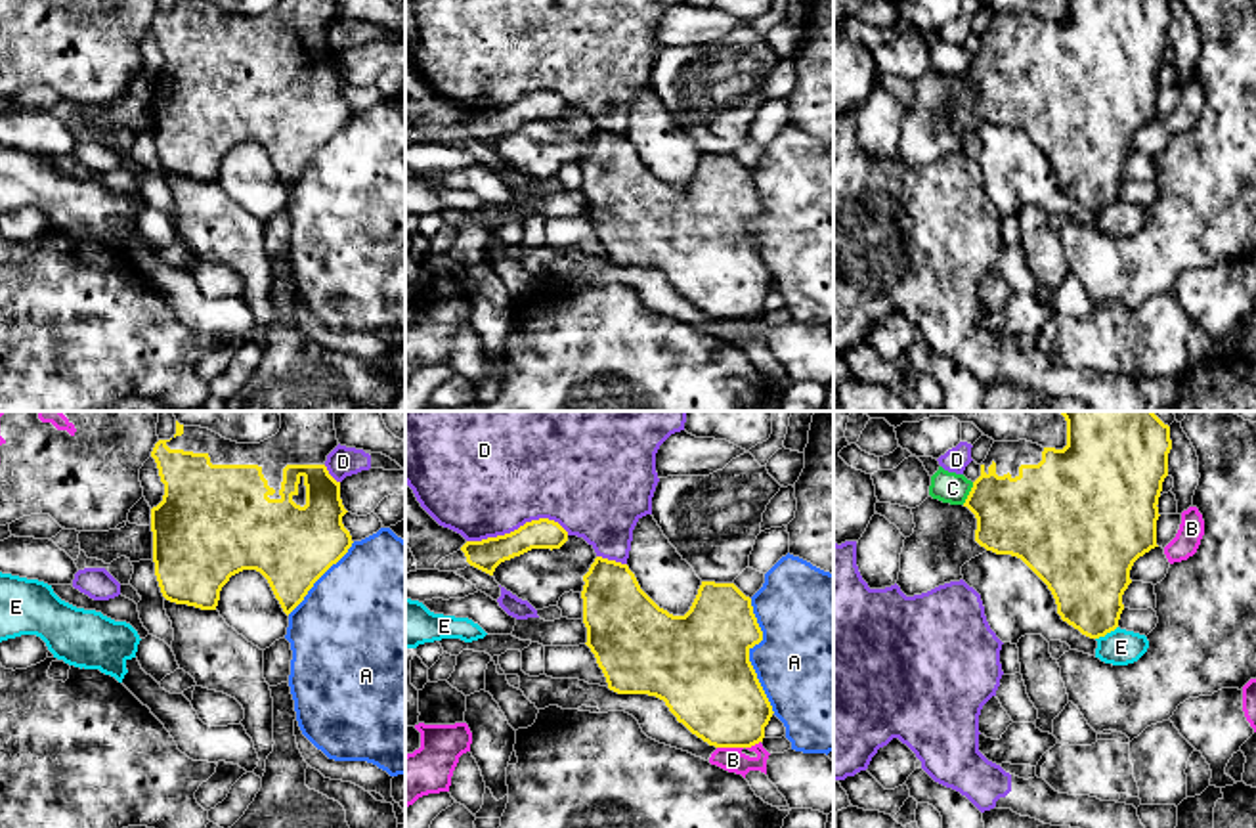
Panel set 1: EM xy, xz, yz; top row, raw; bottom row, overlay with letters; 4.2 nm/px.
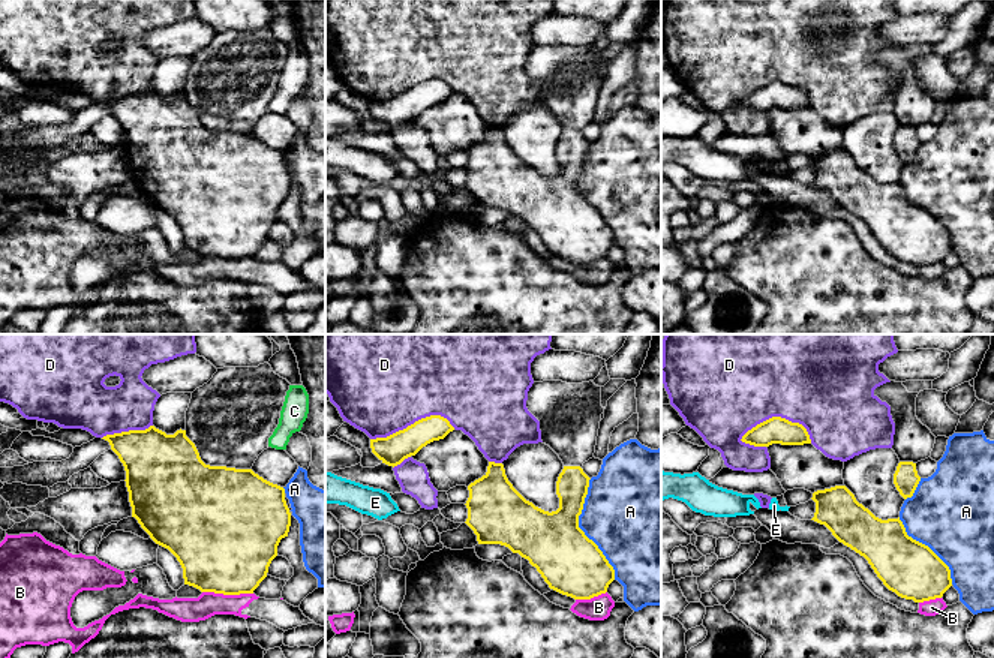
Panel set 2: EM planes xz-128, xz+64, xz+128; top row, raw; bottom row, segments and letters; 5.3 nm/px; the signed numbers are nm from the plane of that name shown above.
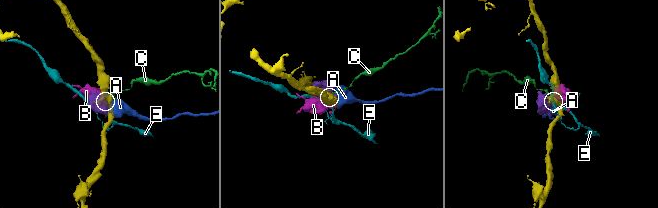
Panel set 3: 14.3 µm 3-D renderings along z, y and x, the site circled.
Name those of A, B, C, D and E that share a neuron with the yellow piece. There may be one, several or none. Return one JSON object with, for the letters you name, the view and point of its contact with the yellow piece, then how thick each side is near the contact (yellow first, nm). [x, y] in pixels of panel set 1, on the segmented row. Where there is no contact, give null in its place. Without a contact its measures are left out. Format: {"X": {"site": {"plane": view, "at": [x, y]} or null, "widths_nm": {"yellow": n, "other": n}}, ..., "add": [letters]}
{"add": []}

